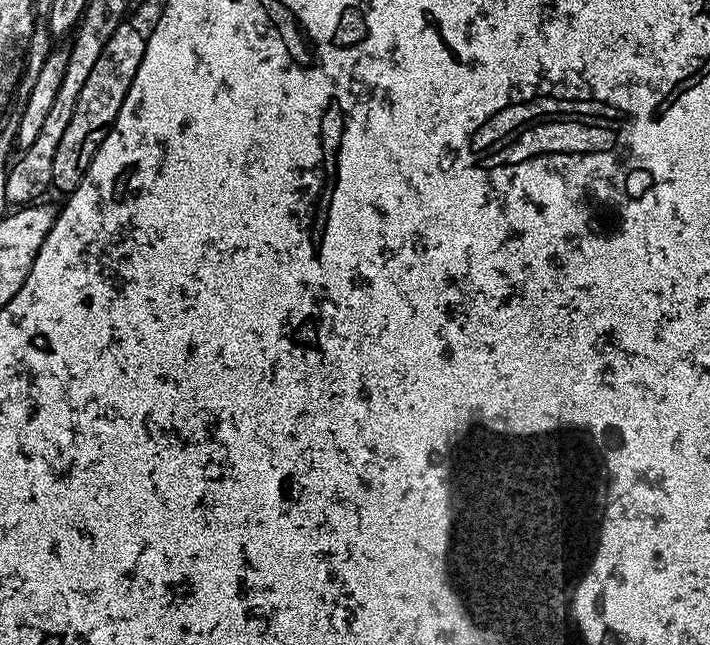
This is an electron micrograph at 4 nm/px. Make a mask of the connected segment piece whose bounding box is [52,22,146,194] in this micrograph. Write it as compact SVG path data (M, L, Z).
M130 23L120 24L118 30L110 34L110 42L106 42L98 63L90 70L90 75L82 85L82 94L78 94L78 106L74 106L74 114L58 142L58 151L54 153L52 188L55 191L61 194L72 192L82 182L86 170L90 170L90 162L94 162L98 146L102 146L112 123L118 118L118 110L122 110L122 102L126 102L126 94L142 62L142 54L146 54L146 39Z

